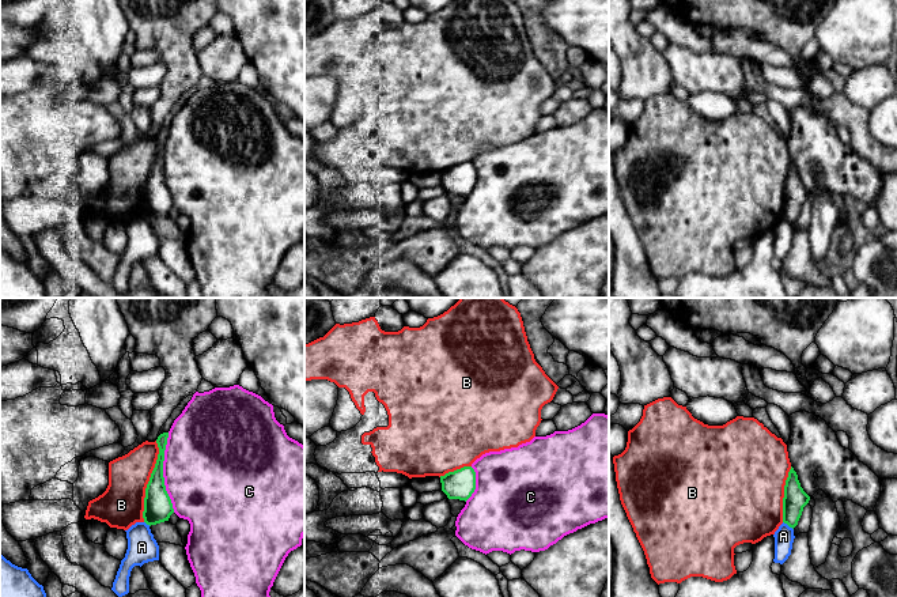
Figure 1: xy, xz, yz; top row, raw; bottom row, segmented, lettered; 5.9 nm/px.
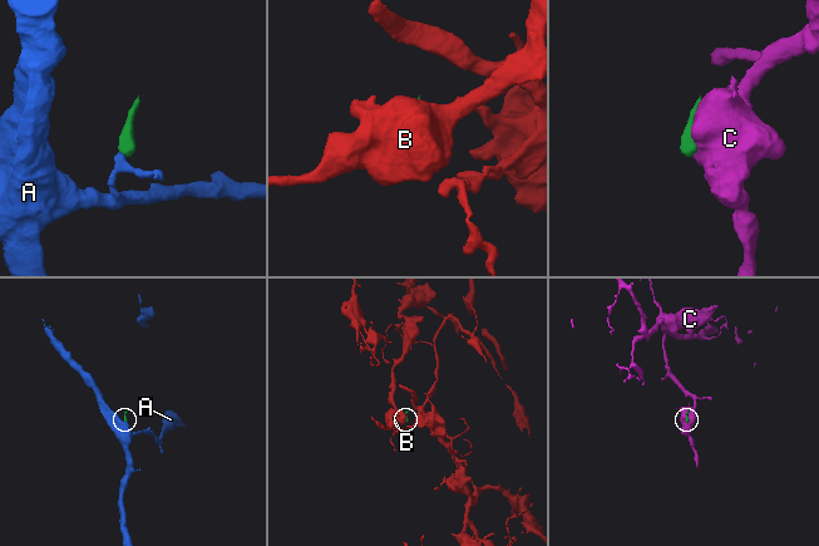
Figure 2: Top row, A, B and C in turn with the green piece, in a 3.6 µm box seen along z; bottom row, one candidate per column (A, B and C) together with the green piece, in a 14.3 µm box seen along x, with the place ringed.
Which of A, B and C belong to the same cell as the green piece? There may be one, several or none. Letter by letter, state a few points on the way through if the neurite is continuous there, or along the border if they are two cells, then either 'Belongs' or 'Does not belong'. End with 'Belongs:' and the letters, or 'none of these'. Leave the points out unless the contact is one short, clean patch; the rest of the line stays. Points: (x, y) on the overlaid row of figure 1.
A: Boundary: yz (783, 521), (793, 529). Does not belong
B: Does not belong
C: Does not belong
Belongs: none of these

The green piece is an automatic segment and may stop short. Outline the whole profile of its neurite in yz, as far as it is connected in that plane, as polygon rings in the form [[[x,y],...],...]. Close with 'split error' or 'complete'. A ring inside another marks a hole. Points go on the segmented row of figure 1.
[[[791,466],[784,485],[783,522],[794,529],[798,525],[803,507],[809,500],[810,496],[801,487],[798,475]]] | complete

